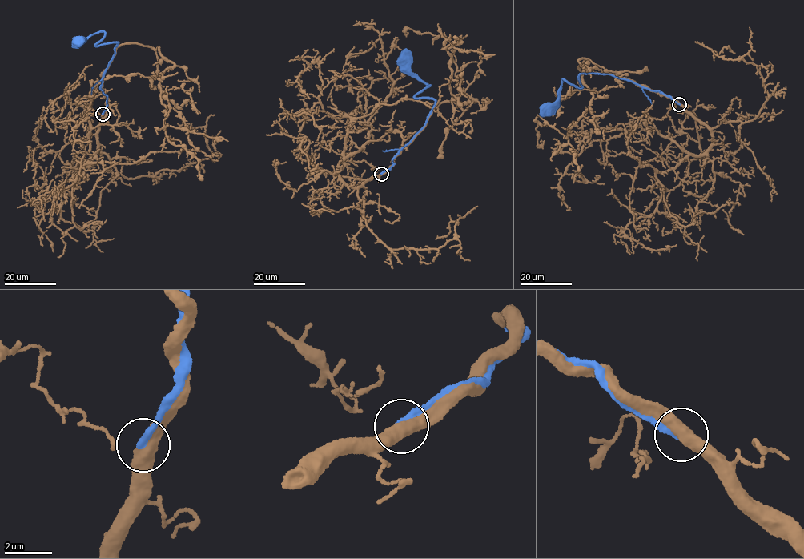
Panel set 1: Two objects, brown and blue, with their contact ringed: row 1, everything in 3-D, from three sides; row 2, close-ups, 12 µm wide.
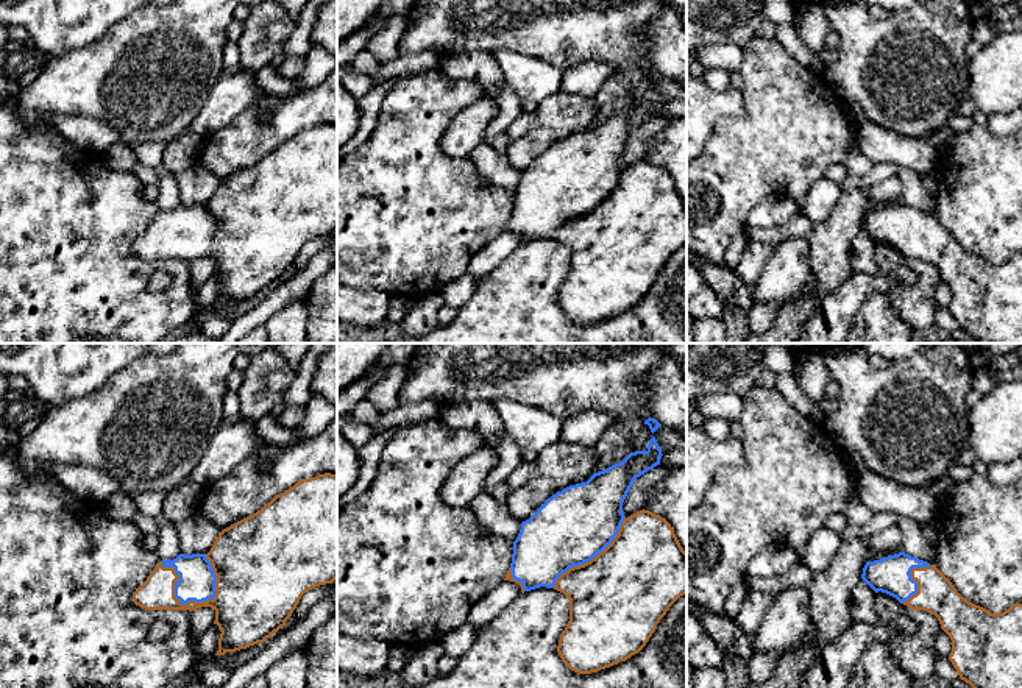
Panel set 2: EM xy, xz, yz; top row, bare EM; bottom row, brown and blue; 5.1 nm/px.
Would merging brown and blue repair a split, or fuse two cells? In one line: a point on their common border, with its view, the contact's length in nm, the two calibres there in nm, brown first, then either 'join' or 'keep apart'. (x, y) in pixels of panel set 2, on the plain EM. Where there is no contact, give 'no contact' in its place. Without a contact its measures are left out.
xy (173, 247) | 340 nm | 180/190 nm | join

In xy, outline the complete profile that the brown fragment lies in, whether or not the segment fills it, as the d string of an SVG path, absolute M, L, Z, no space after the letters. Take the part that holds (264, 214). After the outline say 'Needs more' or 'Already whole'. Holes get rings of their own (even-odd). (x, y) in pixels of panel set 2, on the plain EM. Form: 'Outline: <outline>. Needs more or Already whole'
Outline: M325 123L301 129L276 145L256 164L218 183L208 204L179 204L156 215L147 231L133 243L133 253L145 261L215 261L214 275L220 279L215 306L264 293L286 276L301 246L337 229L337 125Z. Needs more

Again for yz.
Outline: M905 203L866 212L861 229L875 243L886 243L911 261L935 265L952 290L949 310L975 343L1022 343L1022 254L991 264L964 250L936 215Z. Needs more

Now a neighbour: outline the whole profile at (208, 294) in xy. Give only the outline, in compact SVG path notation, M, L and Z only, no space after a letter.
M212 275L200 289L193 300L197 307L209 307L218 301L220 279L217 275Z

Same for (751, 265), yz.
M749 242L747 250L735 270L749 289L757 284L763 267L772 253L772 248L774 246L771 243Z

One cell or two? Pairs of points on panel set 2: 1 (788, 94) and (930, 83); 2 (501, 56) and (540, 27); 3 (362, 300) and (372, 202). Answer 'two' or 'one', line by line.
1: two
2: two
3: two

